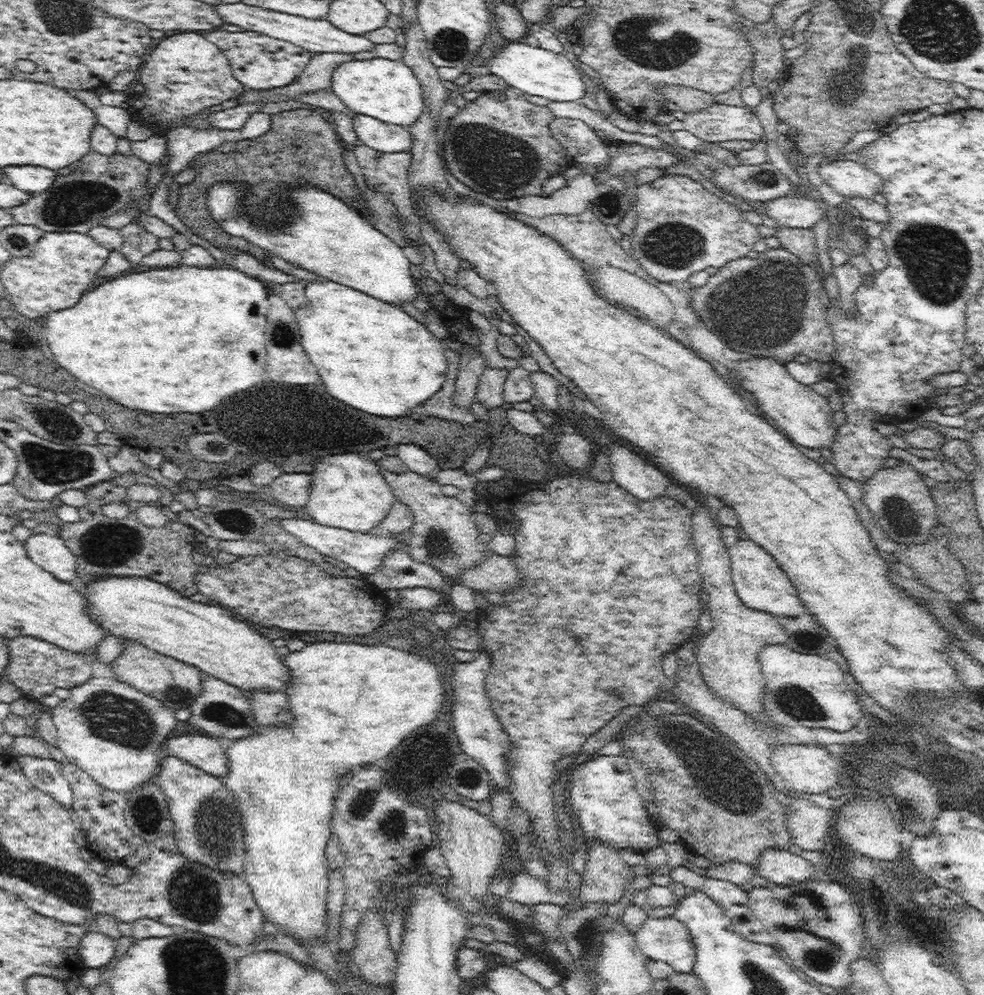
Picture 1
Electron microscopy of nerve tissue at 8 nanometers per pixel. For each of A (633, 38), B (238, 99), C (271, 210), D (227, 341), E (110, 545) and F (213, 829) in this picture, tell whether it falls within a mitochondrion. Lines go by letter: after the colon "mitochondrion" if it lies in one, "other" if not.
A: mitochondrion
B: other
C: mitochondrion
D: mitochondrion
E: mitochondrion
F: mitochondrion

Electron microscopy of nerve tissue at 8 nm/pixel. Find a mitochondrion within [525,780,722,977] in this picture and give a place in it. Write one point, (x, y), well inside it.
(586, 932)

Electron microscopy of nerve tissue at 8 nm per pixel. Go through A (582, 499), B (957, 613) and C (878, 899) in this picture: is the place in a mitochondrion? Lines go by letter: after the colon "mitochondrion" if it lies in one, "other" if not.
A: mitochondrion
B: other
C: other

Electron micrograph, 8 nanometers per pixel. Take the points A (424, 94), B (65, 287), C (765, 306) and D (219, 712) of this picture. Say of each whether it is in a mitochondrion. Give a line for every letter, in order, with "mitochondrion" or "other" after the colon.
A: other
B: other
C: mitochondrion
D: mitochondrion

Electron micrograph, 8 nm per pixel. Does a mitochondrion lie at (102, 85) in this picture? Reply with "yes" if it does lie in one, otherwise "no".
no

